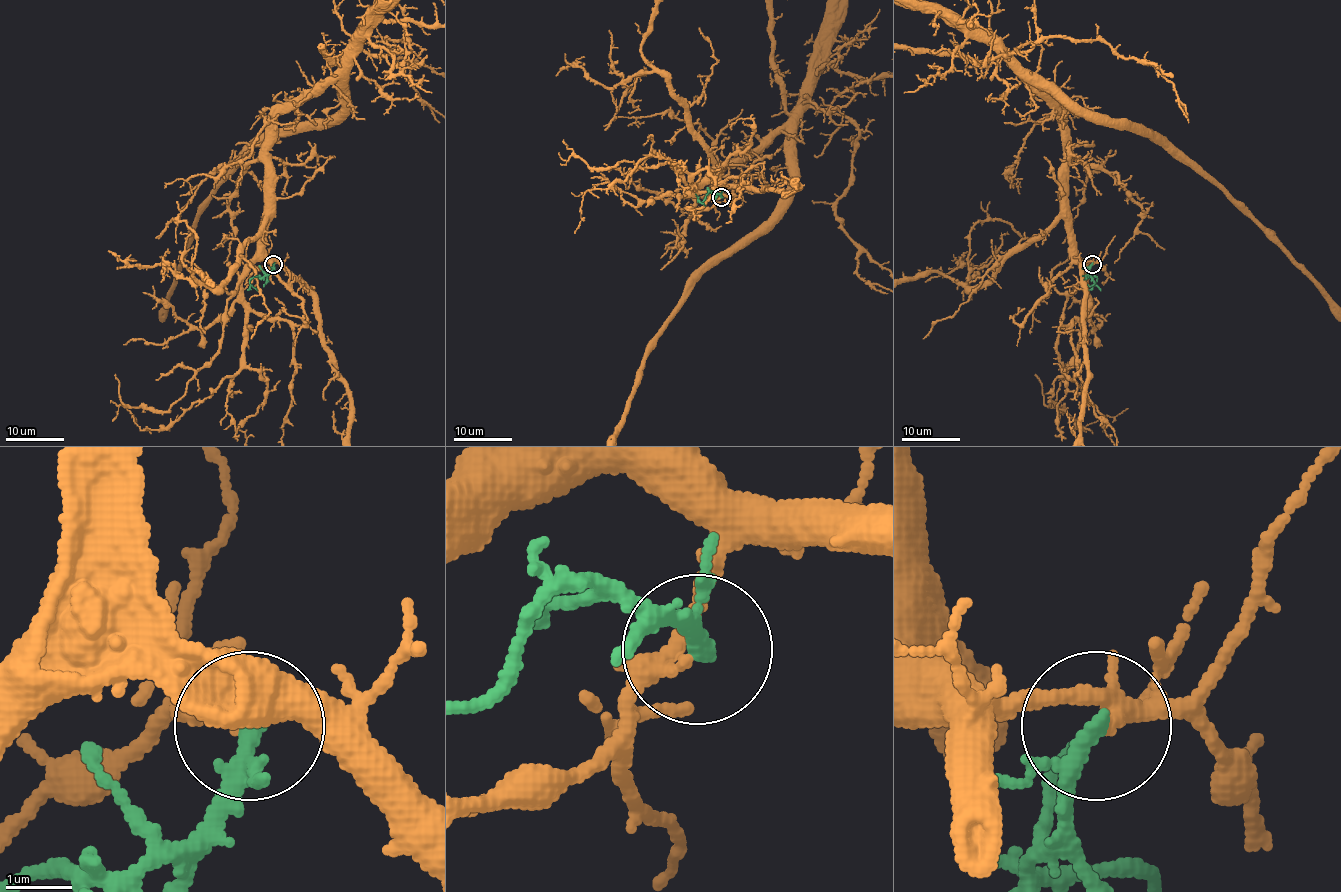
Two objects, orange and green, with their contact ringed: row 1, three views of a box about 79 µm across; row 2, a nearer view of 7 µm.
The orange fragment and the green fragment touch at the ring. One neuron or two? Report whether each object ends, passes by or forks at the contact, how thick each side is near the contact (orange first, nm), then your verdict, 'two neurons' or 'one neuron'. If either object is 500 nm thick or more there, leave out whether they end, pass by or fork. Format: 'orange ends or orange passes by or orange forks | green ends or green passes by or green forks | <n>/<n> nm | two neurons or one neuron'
orange forks | green passes by | 200/240 nm | two neurons

